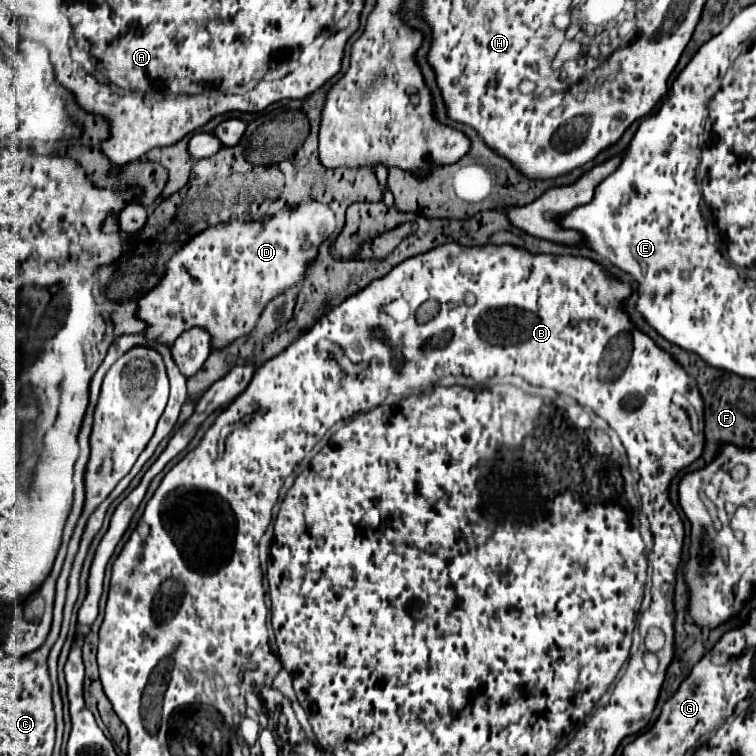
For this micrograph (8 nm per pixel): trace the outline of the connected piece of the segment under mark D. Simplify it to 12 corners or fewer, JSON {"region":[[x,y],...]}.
{"region":[[334,212],[192,236],[136,304],[166,346],[200,326],[226,348],[302,284]]}

